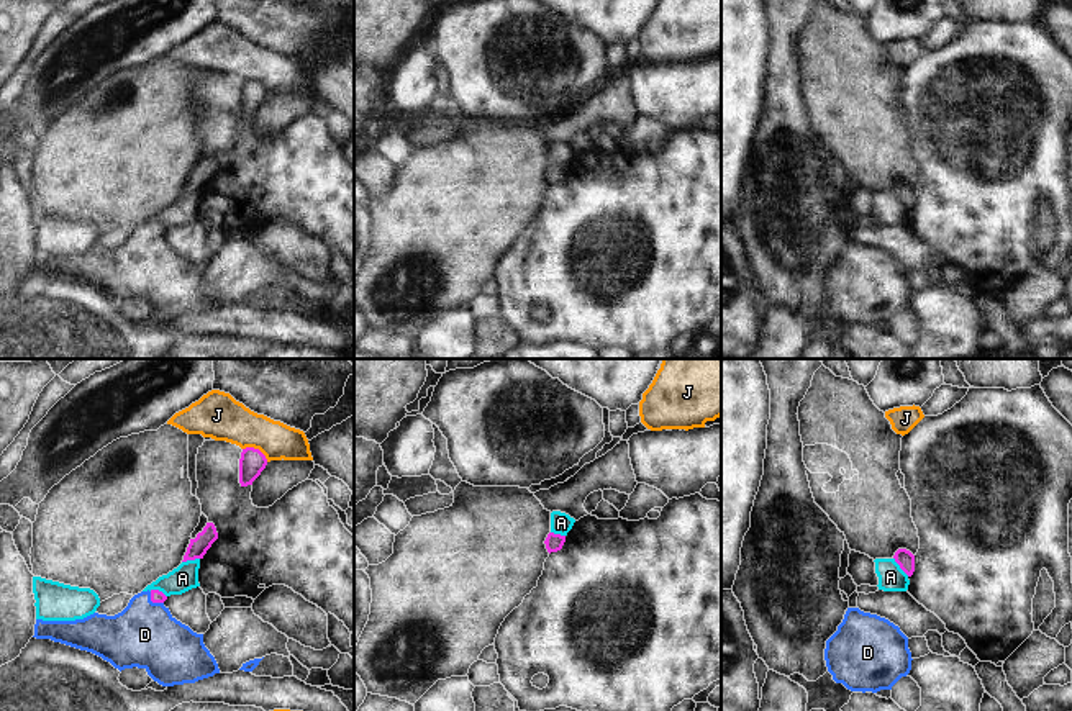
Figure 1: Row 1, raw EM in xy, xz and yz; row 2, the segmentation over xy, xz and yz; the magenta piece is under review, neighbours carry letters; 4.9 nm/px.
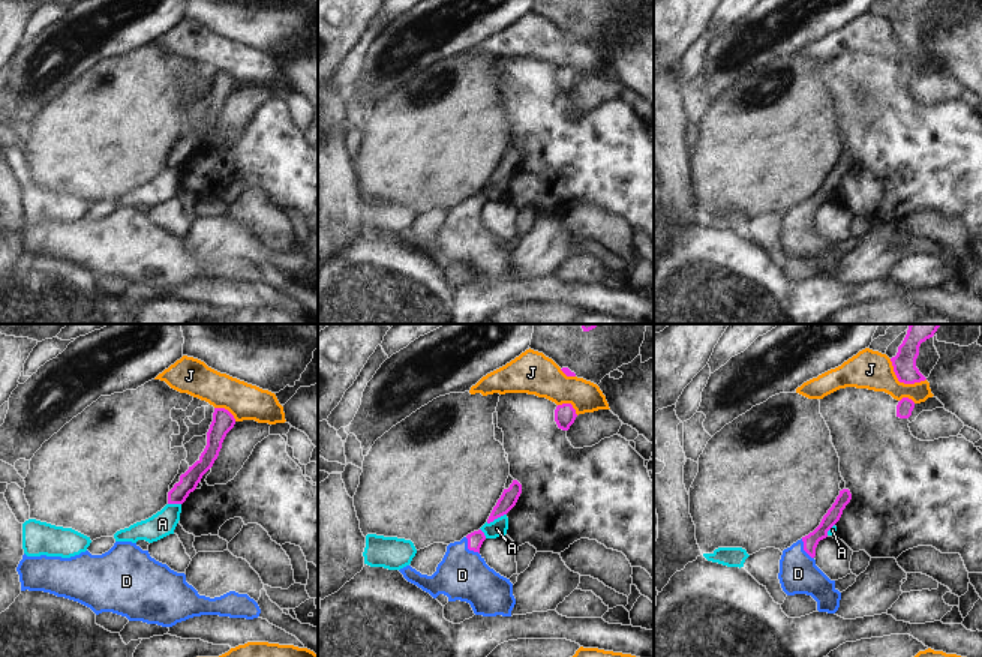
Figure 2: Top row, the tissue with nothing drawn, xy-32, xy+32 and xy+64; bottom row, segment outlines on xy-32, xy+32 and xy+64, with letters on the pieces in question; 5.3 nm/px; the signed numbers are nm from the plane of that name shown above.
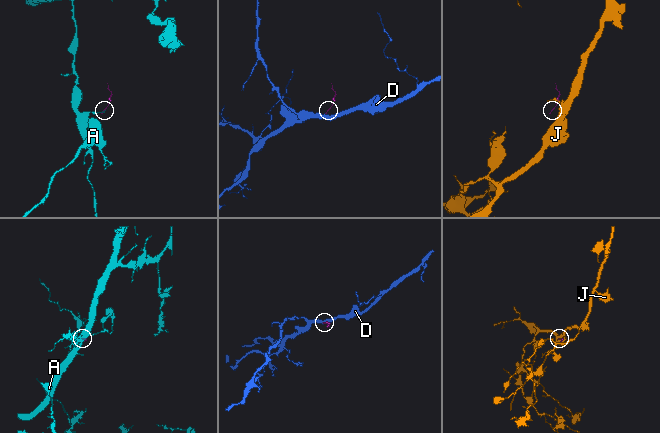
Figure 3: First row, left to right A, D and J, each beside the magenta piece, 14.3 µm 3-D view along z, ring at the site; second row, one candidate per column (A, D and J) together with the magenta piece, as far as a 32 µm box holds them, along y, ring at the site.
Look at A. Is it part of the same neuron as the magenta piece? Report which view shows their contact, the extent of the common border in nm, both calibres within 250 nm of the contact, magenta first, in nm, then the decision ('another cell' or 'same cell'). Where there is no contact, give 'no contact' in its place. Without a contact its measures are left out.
meets magenta in yz; contact 120 nm long; 90 nm thick on the magenta side, 130 nm on the other; another cell

